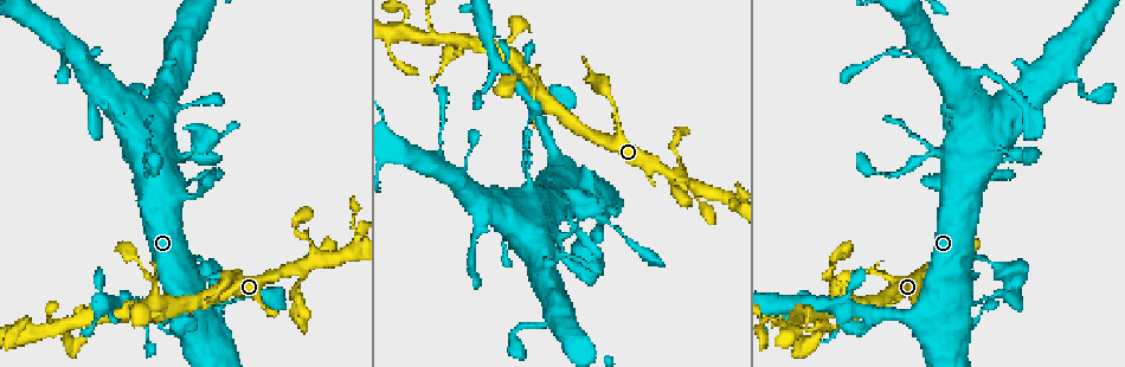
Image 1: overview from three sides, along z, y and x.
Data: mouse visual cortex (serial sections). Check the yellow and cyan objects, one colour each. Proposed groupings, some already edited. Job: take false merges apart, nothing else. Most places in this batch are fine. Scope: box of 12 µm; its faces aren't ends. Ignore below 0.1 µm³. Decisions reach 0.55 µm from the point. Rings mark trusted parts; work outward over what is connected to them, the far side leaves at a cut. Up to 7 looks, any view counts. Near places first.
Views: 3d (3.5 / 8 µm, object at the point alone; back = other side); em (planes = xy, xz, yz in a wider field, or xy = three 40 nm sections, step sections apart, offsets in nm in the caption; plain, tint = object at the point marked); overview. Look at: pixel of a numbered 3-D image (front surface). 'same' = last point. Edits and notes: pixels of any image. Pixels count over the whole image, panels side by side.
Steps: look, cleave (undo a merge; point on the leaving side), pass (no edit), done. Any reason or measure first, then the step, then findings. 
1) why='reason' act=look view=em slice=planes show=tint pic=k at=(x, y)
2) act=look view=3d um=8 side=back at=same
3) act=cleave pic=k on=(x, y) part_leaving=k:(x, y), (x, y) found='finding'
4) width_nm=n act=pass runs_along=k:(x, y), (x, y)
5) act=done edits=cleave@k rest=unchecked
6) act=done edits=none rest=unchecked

why='thick turns thin' act=look view=3d um=3.5 side=back pic=1 at=(586, 250)

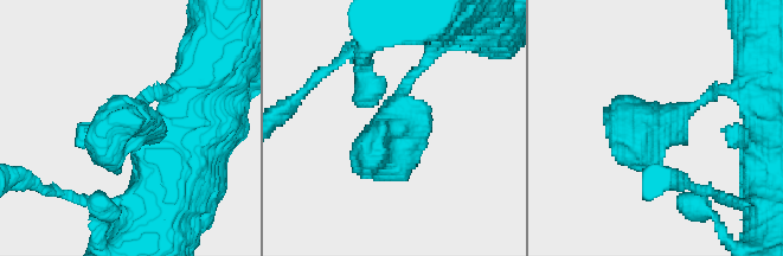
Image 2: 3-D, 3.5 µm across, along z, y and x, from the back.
why='need the tissue' act=look view=em slice=planes show=tint pic=2 at=(394, 121)

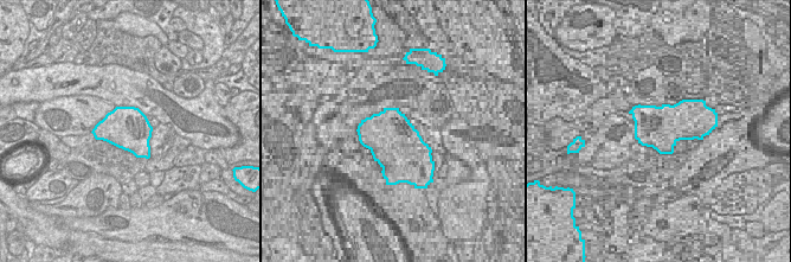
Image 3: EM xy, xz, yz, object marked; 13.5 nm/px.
act=pass runs_along=2:(706, 98), (646, 125), (634, 168) found='one cell here'

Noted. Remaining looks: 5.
why='sharp bend' act=look view=3d um=3.5 pic=1 at=(1041, 88)

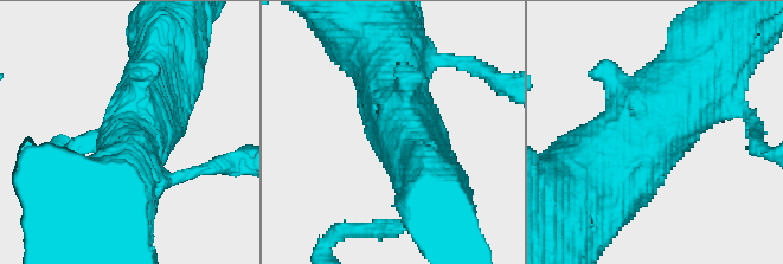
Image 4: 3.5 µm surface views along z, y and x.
why='now the EM' act=look view=em slice=xy step=2 show=plain pic=4 at=(652, 133)

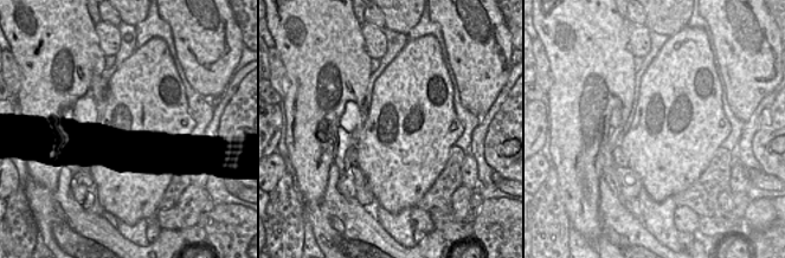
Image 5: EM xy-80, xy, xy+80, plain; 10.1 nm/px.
why='where the object lies' act=look view=em slice=xy step=2 show=tint at=same

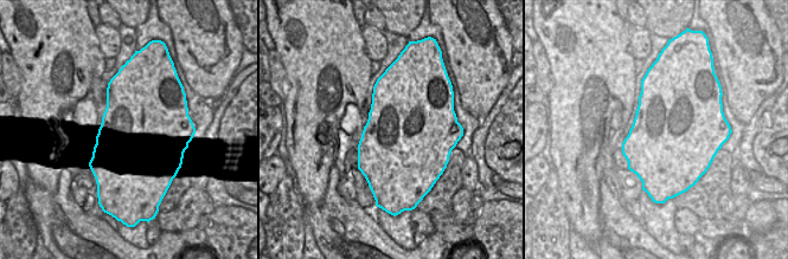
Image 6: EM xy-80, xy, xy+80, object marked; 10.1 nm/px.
act=pass runs_along=4:(610, 198), (705, 70) found='one cell here'

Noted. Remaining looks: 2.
why='small branch off a trunk' act=look view=3d um=8 pic=1 at=(57, 326)

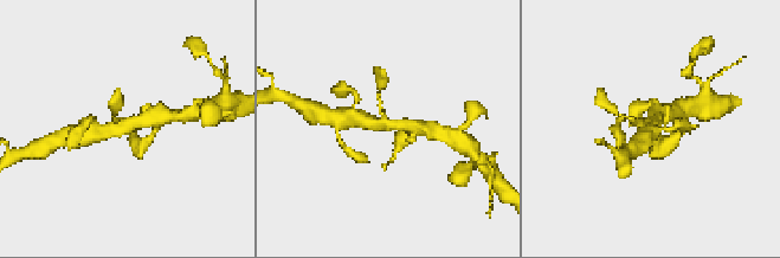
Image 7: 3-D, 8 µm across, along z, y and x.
why='need the tissue' act=look view=em slice=xy step=1 show=tint pic=7 at=(122, 127)

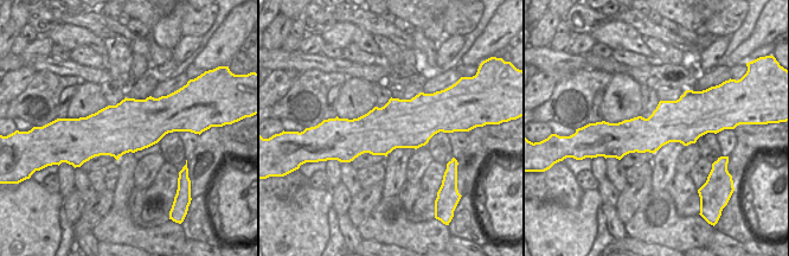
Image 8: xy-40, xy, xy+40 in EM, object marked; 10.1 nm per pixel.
act=pass runs_along=7:(155, 118), (90, 134) found='all the same cell'

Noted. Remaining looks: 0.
act=done edits=none rest=unchecked

